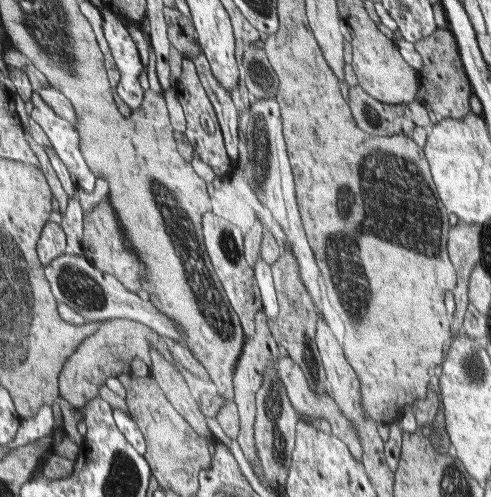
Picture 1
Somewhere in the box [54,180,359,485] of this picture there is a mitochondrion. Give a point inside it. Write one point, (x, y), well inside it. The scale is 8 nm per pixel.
(82, 289)

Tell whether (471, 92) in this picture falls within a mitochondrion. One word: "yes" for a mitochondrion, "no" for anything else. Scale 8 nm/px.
no

